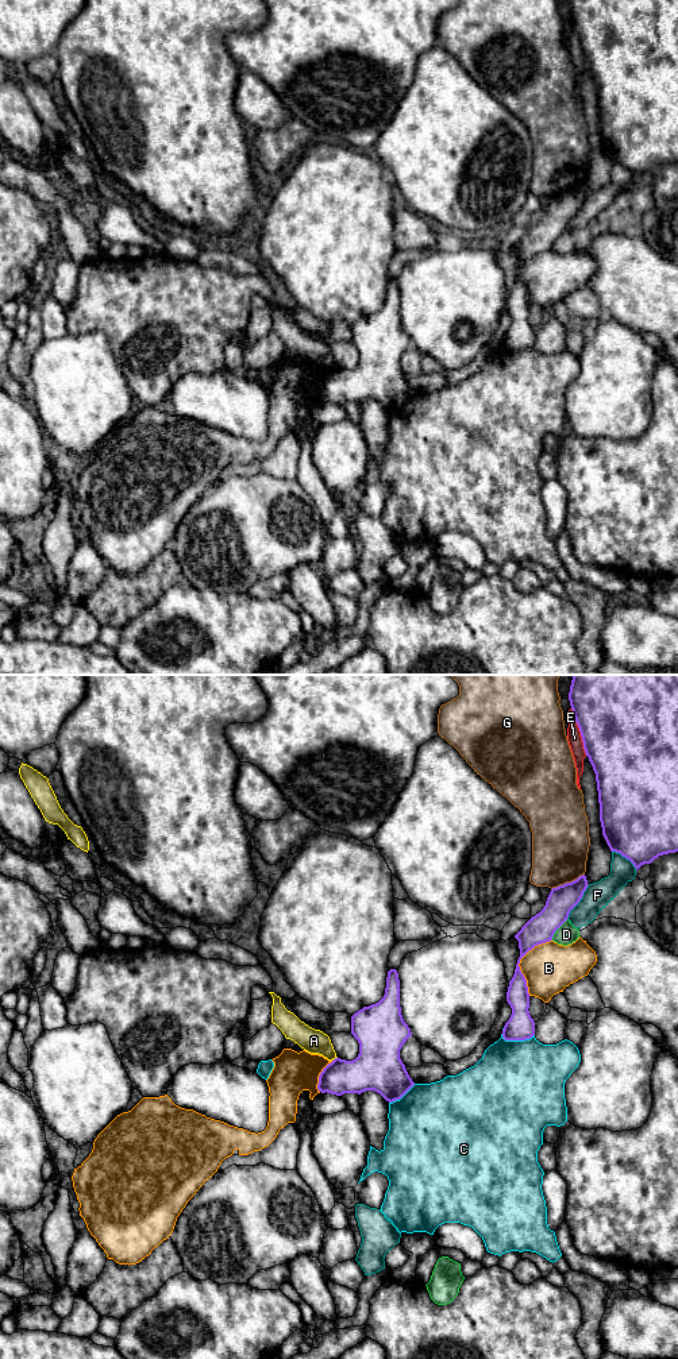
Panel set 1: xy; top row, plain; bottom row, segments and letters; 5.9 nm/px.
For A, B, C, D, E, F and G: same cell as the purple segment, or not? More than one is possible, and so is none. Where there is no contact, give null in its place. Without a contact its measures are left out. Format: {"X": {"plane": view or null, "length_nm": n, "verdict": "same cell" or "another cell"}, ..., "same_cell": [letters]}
{"A": {"plane": "xy", "length_nm": 30, "verdict": "another cell"}, "B": {"plane": "xy", "length_nm": 360, "verdict": "another cell"}, "C": {"plane": "xy", "length_nm": 200, "verdict": "another cell"}, "D": {"plane": "xy", "length_nm": 160, "verdict": "another cell"}, "E": {"plane": "xy", "length_nm": 300, "verdict": "another cell"}, "F": {"plane": "xy", "length_nm": 240, "verdict": "another cell"}, "G": {"plane": "xy", "length_nm": 220, "verdict": "another cell"}, "same_cell": []}

